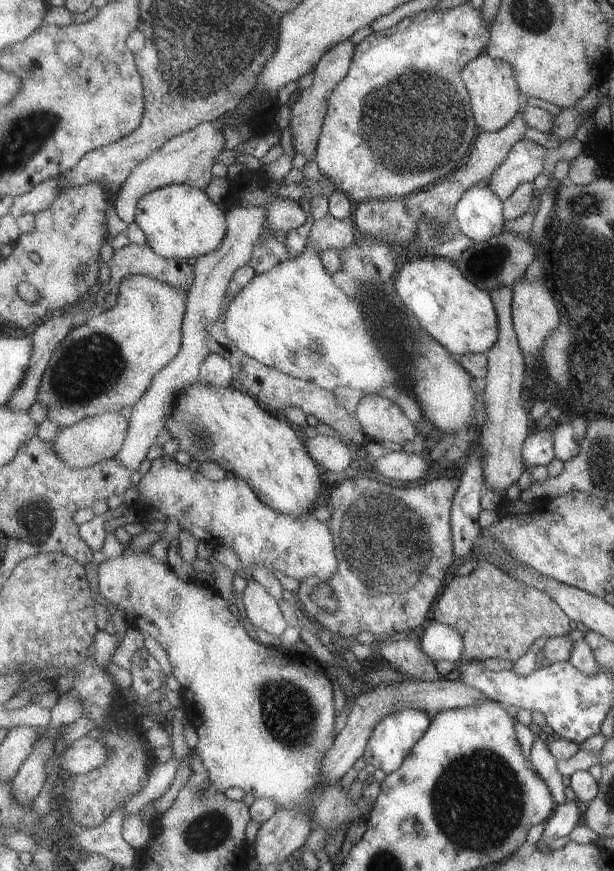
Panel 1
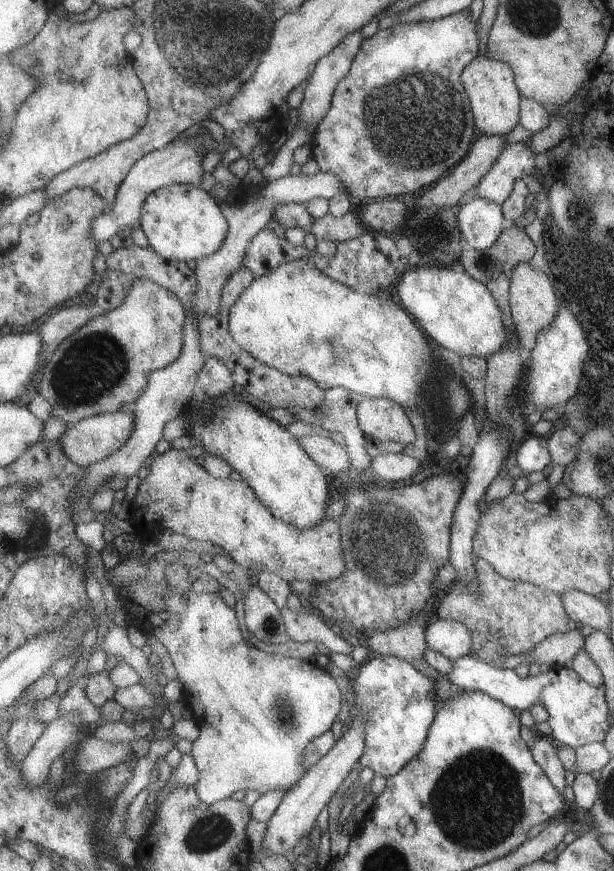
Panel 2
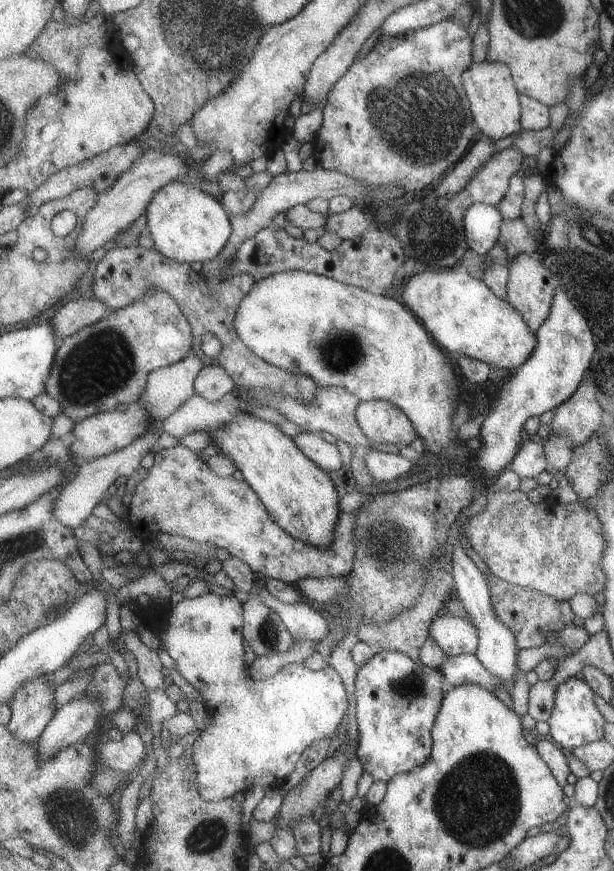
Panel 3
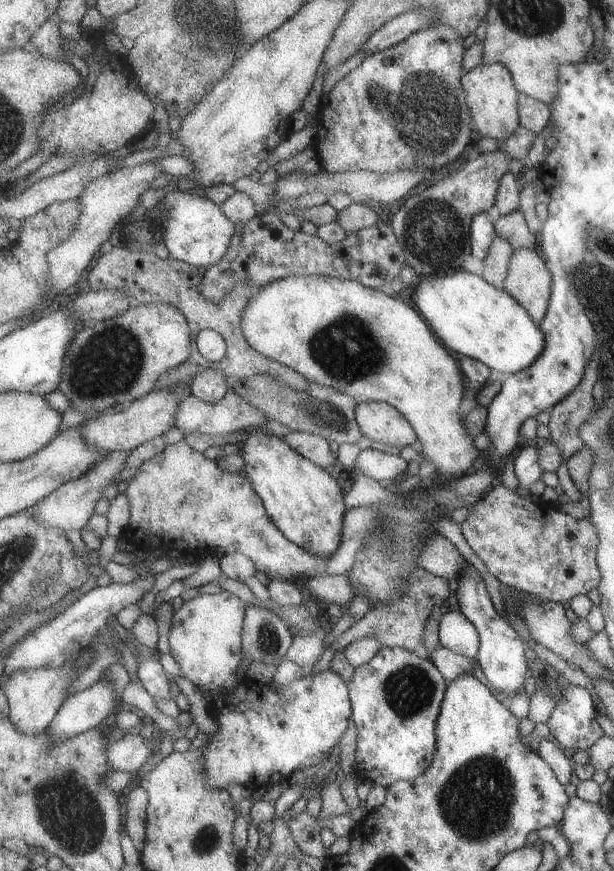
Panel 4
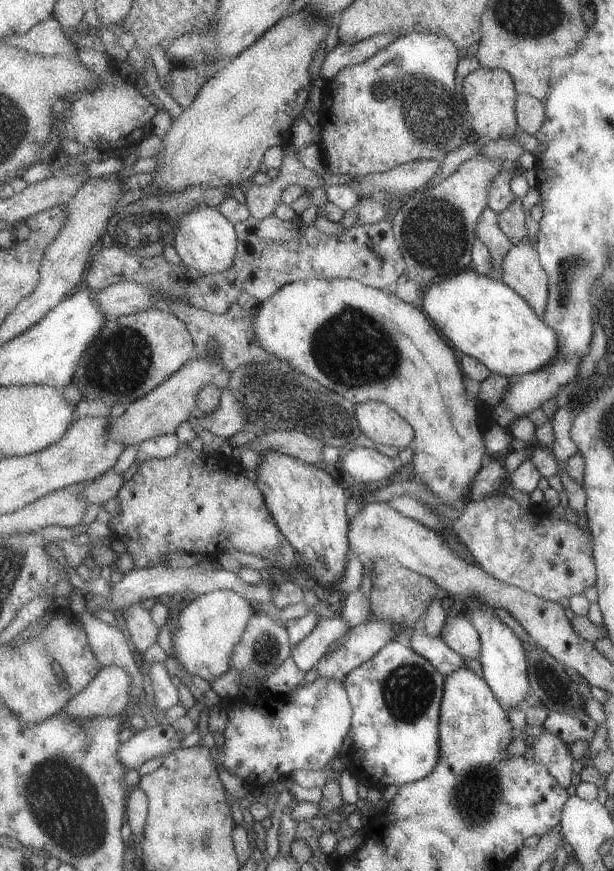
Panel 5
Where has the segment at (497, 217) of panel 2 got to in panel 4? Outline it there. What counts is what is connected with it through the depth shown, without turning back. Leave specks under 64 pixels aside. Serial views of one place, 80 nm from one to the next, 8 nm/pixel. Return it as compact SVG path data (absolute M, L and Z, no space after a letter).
M481 211L473 219L471 227L472 254L481 261L487 258L491 245L498 236L496 216L495 211Z

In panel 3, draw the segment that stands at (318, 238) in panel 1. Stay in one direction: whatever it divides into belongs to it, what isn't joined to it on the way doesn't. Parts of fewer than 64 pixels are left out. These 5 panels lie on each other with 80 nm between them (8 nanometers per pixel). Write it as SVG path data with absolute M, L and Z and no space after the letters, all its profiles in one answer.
M351 207L342 213L331 213L328 216L323 231L337 234L338 237L354 239L361 236L365 230L373 226L370 214L363 214L359 208Z

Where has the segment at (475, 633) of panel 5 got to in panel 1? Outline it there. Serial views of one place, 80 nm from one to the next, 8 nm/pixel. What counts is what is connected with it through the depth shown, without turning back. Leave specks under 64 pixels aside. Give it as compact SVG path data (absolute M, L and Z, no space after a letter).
M432 619L422 634L420 645L435 662L451 662L456 665L461 663L464 638L454 626Z

